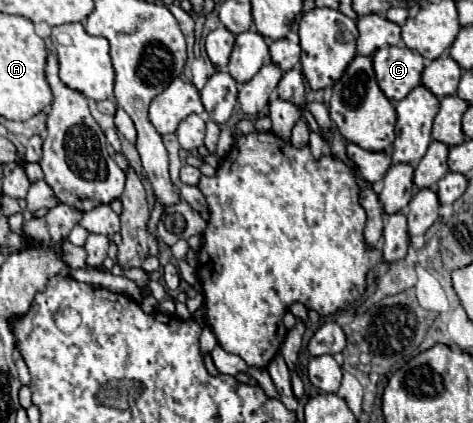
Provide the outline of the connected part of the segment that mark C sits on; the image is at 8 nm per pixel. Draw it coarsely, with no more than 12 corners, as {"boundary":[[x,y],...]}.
{"boundary":[[384,46],[372,54],[378,86],[402,100],[420,84],[424,58]]}

